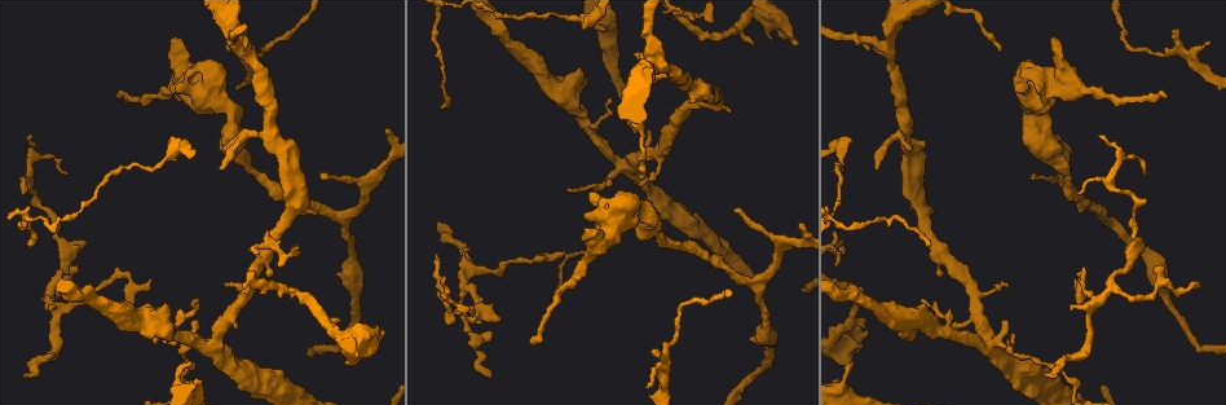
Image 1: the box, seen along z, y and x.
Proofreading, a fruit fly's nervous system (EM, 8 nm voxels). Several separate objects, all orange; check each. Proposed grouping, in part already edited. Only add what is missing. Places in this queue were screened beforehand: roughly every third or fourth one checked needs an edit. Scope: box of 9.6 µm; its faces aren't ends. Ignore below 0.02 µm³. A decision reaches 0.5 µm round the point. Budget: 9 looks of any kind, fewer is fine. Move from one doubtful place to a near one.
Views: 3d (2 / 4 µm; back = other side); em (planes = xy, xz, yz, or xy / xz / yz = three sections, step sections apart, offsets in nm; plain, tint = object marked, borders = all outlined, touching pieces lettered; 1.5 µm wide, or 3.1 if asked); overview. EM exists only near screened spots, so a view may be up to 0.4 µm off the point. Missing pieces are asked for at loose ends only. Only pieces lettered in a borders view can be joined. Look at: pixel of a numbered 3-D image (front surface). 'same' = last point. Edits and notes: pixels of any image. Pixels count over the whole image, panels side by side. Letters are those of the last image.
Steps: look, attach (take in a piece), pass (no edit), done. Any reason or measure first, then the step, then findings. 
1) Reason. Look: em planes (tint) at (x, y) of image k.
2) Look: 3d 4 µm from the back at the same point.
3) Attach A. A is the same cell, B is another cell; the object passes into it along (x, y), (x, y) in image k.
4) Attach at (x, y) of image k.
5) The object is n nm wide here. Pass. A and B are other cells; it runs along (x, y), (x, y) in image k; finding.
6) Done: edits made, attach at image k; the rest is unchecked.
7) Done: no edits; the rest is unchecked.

An open end. Look: 3d 4 µm at (1006, 321) of image 1.

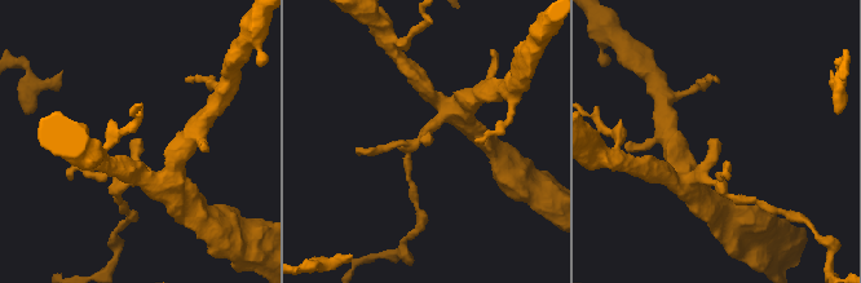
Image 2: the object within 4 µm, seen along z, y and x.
Look: em yz step 8 (borders) at (139, 142) of image 2.

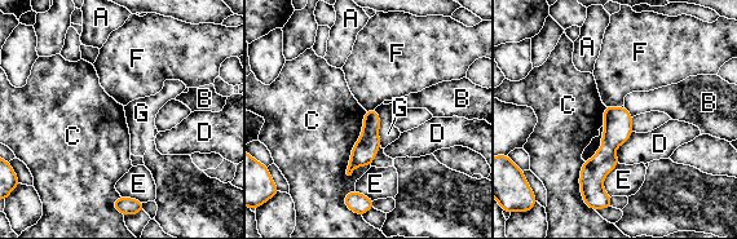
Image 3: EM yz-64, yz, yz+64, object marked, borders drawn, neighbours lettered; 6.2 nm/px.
Look: em planes (borders) at the same point.

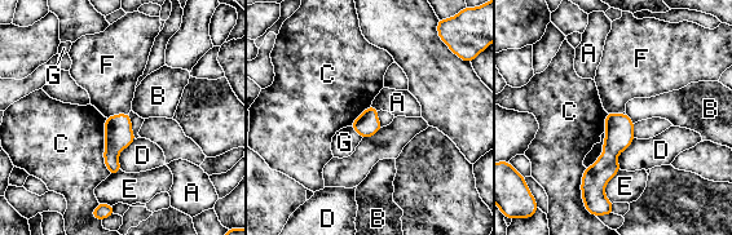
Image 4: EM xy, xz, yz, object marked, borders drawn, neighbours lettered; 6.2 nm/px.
The object is 150 nm wide here. Pass. A, B, C, D, E, F and G are other cells; it runs along (624, 116), (599, 174), (599, 196) in image 4; no lettered piece goes on from it.

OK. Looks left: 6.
An open end. Look: 3d 4 µm at (465, 251) of image 1.

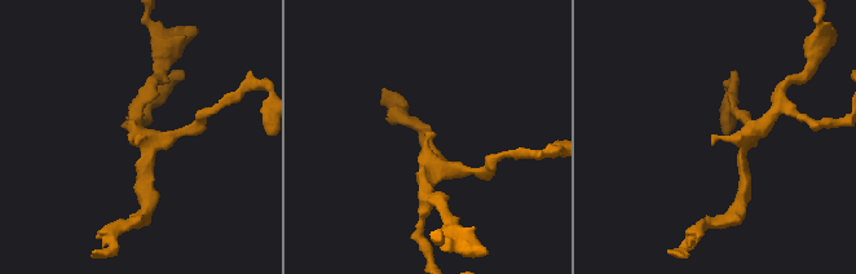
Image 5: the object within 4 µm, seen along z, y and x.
Look: em planes (borders) at (136, 143) of image 5.

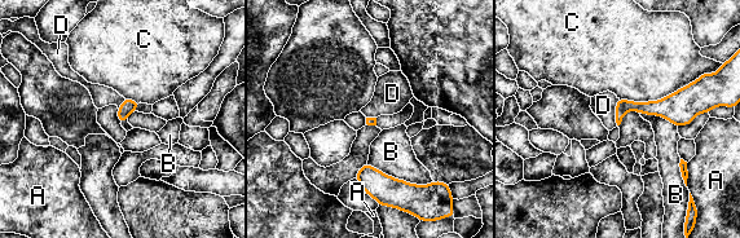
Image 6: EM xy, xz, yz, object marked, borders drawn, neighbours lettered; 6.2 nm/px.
Pass. A, B, C and D are other cells; a border runs along (619, 98), (616, 104), (616, 124) in image 6; none of them fits.

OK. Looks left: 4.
Thin end. Look: 3d 2 µm at (1044, 375) of image 1.

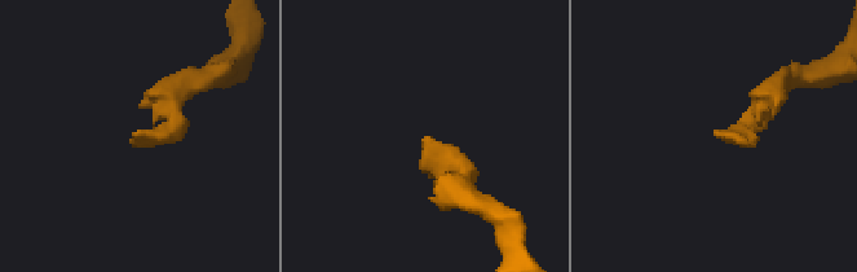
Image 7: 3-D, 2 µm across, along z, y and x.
Shape alone is not enough. Look: em planes (plain) at (132, 137) of image 7.

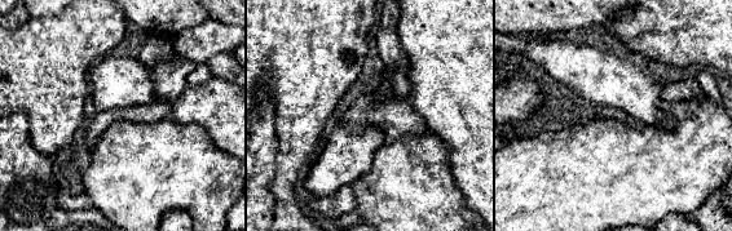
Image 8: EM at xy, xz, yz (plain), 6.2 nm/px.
Look: em planes (borders) at the same point.

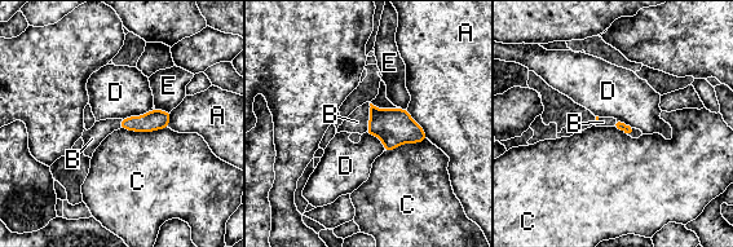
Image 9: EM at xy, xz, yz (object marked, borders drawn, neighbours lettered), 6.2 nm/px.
Attach at (357, 122) of image 9. B is the same cell, A, C, D and E are other cells; the object passes into it along (394, 127), (370, 118), (357, 122) in image 9; the neuron continues.

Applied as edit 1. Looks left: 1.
Branch stops here. Look: em xz step 4 (borders) at (321, 175) of image 1.

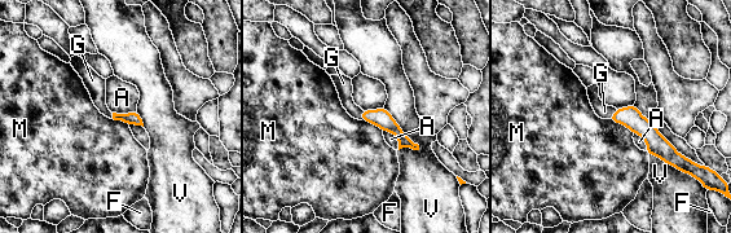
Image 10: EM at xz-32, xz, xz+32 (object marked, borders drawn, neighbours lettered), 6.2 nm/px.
The object is 80 nm wide here. Attach at (343, 83) of image 10. G is the same cell, A, F, M and V are other cells; the object passes into it along (381, 118), (361, 115), (343, 83) in image 10; the neuron continues.

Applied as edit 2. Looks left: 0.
Done: edits made, attach at image 9, attach at image 10; the rest is unchecked.

